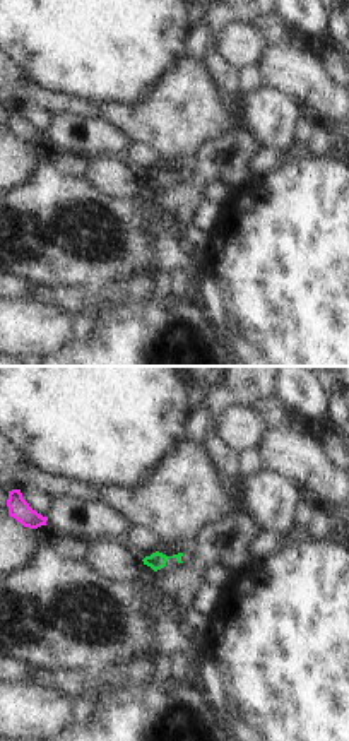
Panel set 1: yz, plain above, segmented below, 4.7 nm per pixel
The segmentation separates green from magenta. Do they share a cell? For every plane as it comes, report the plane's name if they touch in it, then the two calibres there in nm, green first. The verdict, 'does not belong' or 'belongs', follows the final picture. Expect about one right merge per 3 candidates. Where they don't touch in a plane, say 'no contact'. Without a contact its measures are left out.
no contact

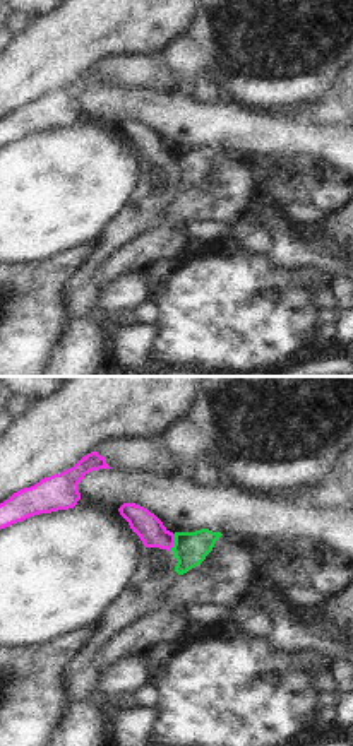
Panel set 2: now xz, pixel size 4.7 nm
contact in xz; calibres 160 and 130 nm

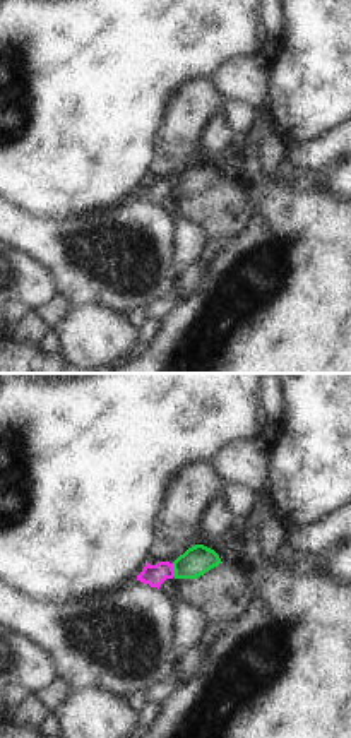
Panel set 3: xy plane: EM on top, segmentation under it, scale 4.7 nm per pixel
contact in xy; calibres 140 and 100 nm

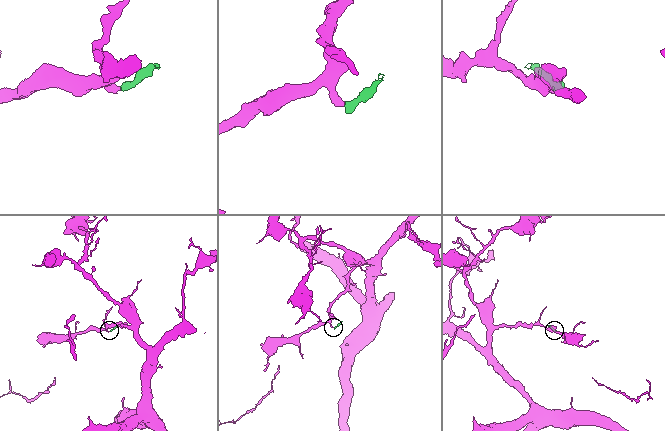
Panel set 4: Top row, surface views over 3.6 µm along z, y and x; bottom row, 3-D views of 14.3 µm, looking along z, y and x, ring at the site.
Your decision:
does not belong

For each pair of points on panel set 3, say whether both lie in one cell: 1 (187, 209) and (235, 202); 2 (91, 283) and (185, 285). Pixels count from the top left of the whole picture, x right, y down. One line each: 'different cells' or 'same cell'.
1: same cell
2: different cells

